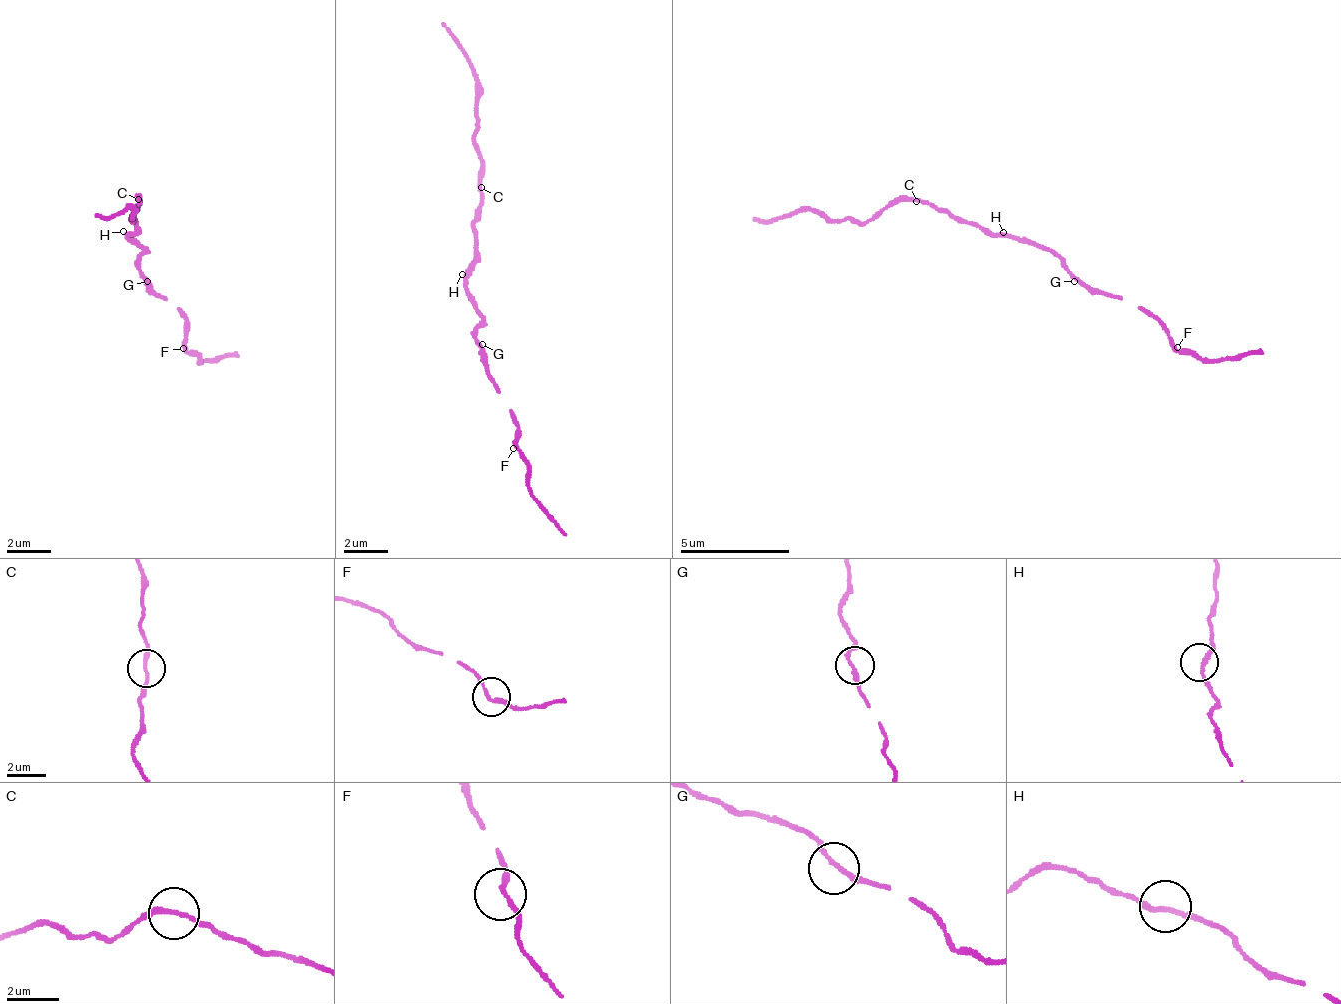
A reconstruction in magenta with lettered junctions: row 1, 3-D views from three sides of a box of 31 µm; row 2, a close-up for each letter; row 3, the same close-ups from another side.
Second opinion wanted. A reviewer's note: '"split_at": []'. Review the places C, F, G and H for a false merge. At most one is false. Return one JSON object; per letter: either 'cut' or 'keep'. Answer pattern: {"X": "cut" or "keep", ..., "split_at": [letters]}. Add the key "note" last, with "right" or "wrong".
{"C": "cut", "F": "keep", "G": "keep", "H": "keep", "split_at": ["C"], "note": "wrong"}

